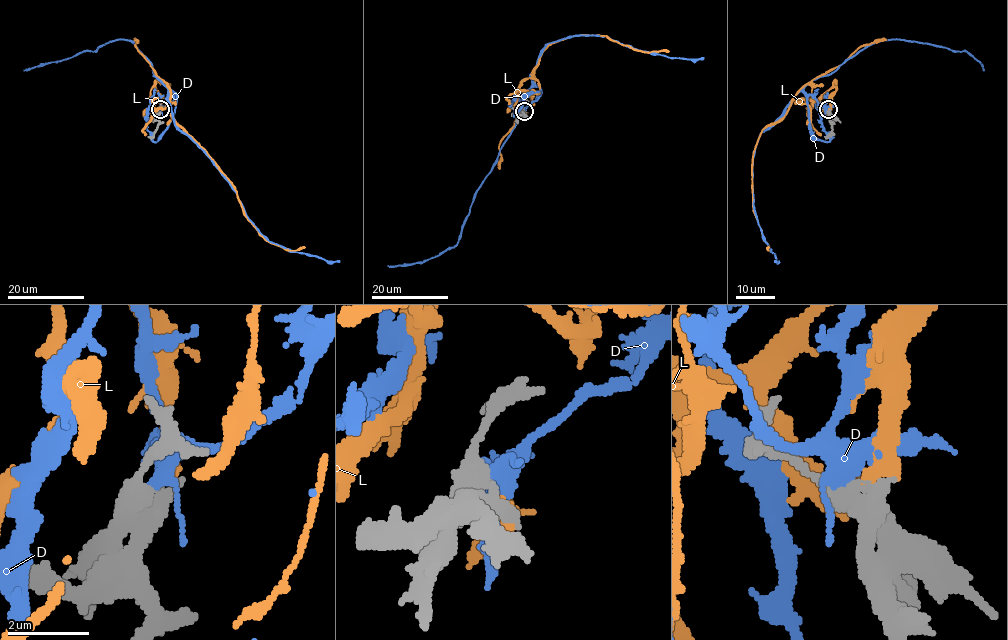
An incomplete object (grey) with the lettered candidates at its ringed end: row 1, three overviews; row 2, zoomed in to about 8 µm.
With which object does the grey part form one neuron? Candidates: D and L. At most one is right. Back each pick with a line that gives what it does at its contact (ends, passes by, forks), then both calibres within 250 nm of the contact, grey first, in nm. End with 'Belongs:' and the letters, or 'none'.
L: it ends | 550/400 nm
Belongs: L

